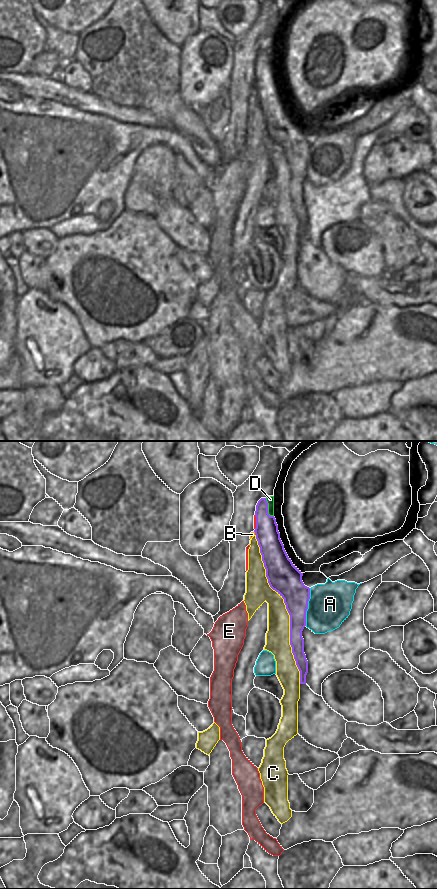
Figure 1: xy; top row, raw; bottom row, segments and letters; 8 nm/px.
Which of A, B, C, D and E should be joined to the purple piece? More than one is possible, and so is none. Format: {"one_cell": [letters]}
{"one_cell": []}

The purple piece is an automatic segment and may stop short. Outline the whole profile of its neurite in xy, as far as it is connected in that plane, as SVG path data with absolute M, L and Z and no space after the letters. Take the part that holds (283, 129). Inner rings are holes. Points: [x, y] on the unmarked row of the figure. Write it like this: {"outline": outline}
{"outline": "M266 50L258 53L255 68L254 84L266 121L266 129L270 139L284 151L290 167L290 197L300 223L300 236L306 236L308 213L304 205L302 183L306 178L310 140L304 137L303 125L292 115L284 101L276 71L268 66Z"}

